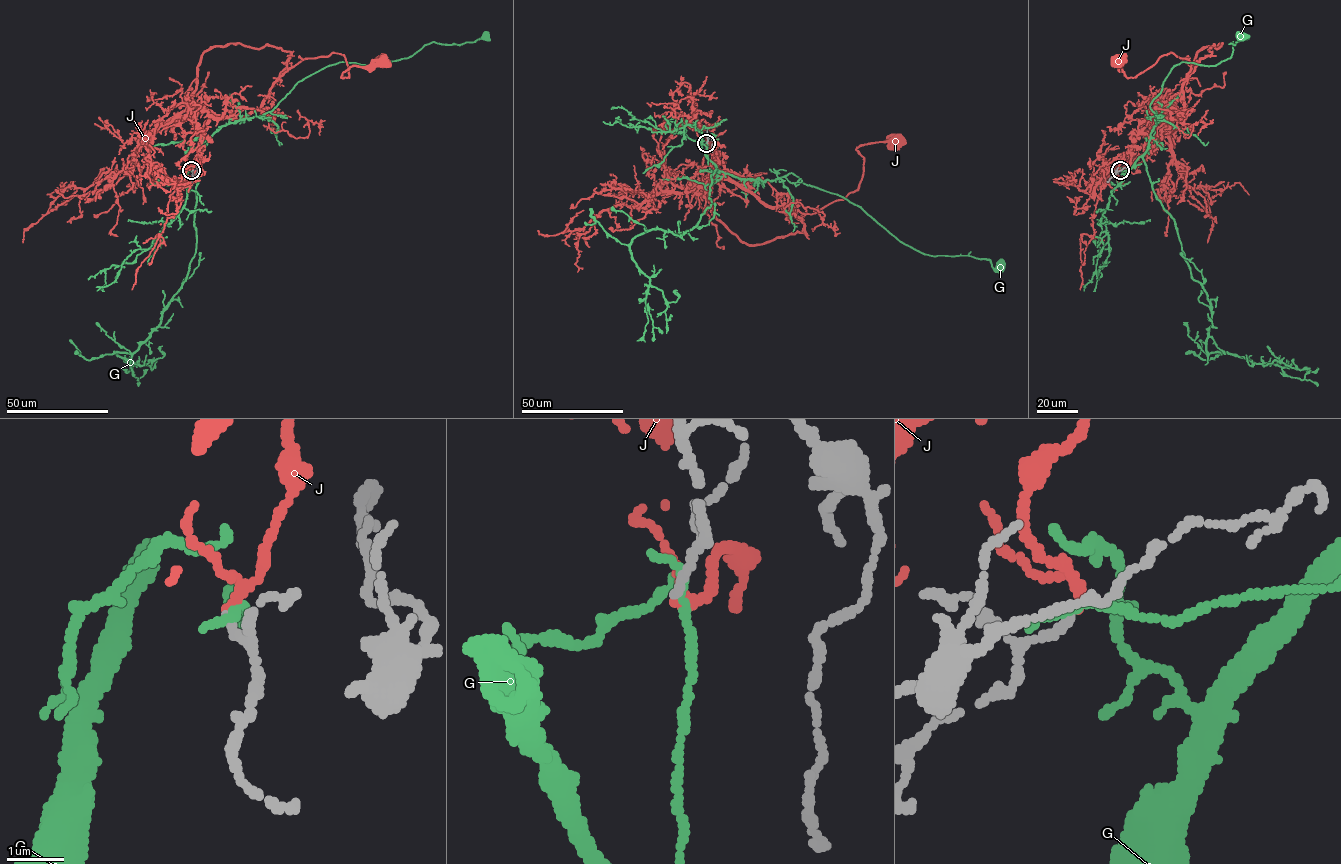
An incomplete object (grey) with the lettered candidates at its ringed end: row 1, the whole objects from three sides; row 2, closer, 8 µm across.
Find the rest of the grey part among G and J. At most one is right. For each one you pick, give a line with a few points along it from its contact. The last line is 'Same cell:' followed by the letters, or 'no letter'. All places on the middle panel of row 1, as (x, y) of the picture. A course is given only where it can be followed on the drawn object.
J: course (707, 143), (717, 168), (764, 203), (813, 214), (858, 188), (864, 158), (859, 146), (896, 140)
Same cell: J

